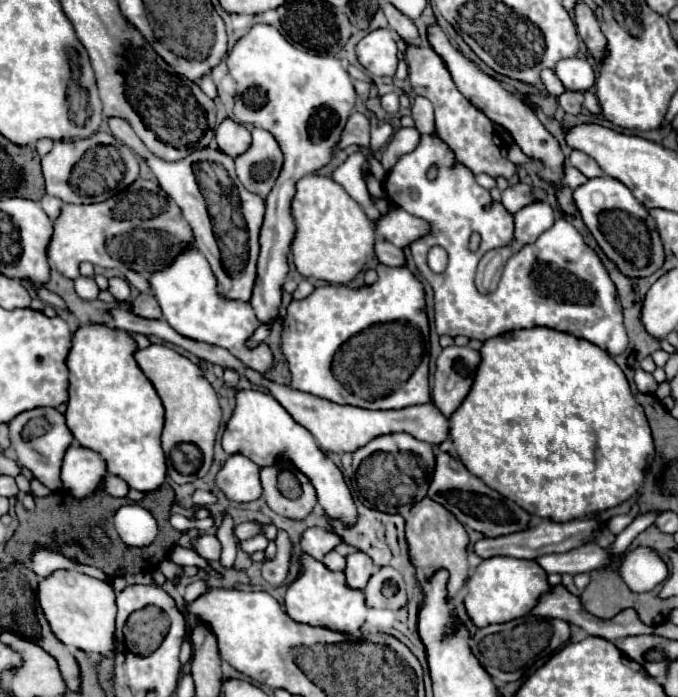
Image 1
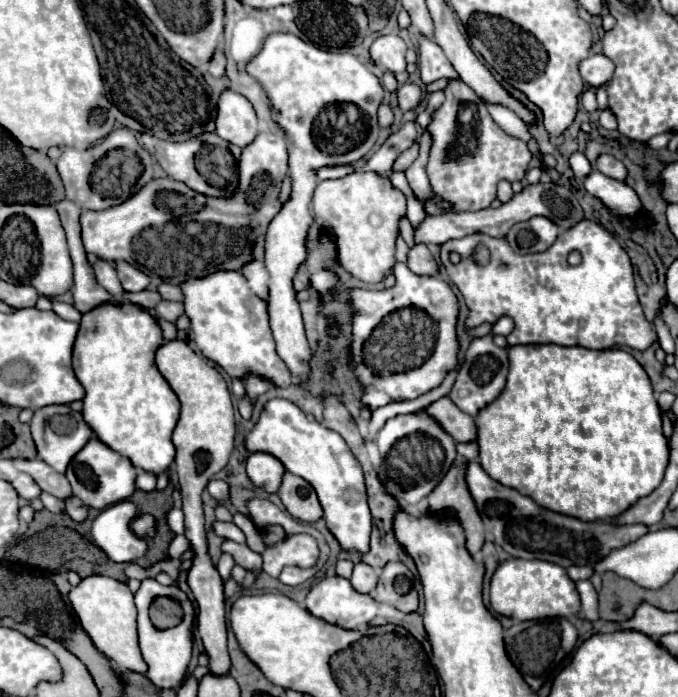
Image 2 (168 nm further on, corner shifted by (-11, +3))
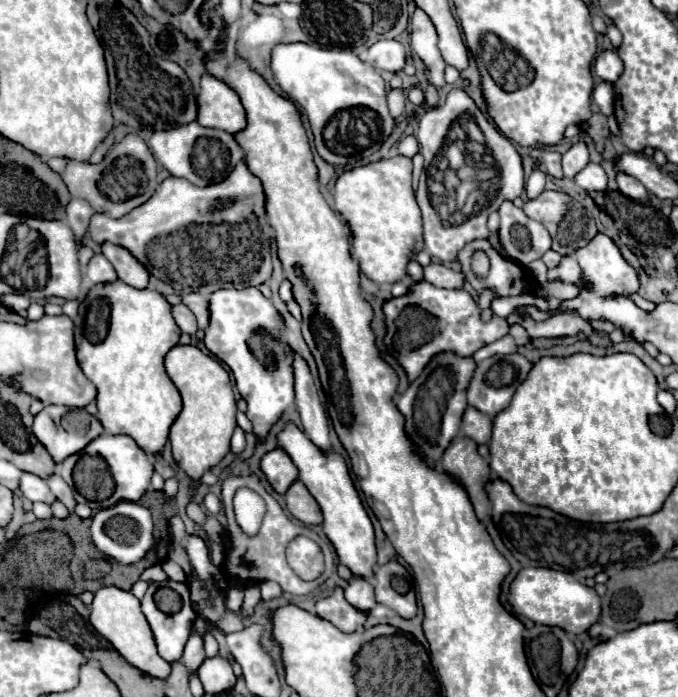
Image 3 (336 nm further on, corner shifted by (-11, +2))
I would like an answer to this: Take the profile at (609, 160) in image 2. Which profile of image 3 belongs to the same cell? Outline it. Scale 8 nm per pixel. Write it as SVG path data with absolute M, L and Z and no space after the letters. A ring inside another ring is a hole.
M618 173L618 175L616 175L616 181L618 181L620 191L622 191L626 197L630 197L630 199L636 199L636 201L646 201L646 199L650 197L650 195L648 195L648 191L644 189L644 185L642 185L640 181L636 181L634 177L630 177L630 175Z

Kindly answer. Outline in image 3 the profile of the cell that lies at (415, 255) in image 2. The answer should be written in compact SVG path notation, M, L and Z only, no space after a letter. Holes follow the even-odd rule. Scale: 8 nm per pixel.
M430 263L428 267L424 267L424 279L436 287L444 287L444 289L462 289L464 285L464 273L462 271L452 271L448 267L444 267L442 263Z

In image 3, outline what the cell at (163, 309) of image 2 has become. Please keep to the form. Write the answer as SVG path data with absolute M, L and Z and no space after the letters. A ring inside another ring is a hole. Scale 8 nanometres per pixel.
M174 305L172 307L172 313L174 313L174 319L176 323L180 325L180 329L188 335L194 335L198 331L198 325L196 325L196 317L194 313L186 307L186 305Z

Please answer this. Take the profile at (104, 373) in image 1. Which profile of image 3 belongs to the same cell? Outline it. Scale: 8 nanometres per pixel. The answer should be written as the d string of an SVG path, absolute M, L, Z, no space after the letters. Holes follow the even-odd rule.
M116 279L112 281L112 285L90 287L86 299L80 303L80 313L74 325L78 363L84 375L98 389L98 419L102 421L104 429L112 435L130 435L148 455L160 453L164 449L164 443L168 441L170 425L182 411L180 393L164 369L166 353L178 345L178 339L182 335L172 317L172 305L154 289L134 289Z

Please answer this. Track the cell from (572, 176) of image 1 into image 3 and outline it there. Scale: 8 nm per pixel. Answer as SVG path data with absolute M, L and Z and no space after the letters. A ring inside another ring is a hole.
M580 139L578 143L574 143L564 155L562 155L562 169L566 177L574 177L580 169L584 169L588 165L588 147L586 143Z

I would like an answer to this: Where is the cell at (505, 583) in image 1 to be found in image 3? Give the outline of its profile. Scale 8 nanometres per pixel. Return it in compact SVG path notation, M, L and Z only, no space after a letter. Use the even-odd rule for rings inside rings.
M544 567L522 569L510 585L508 601L516 609L516 613L526 615L534 623L560 627L570 635L586 633L590 625L594 625L600 617L600 595L592 587L586 587L584 583L576 581L570 573L560 573Z

